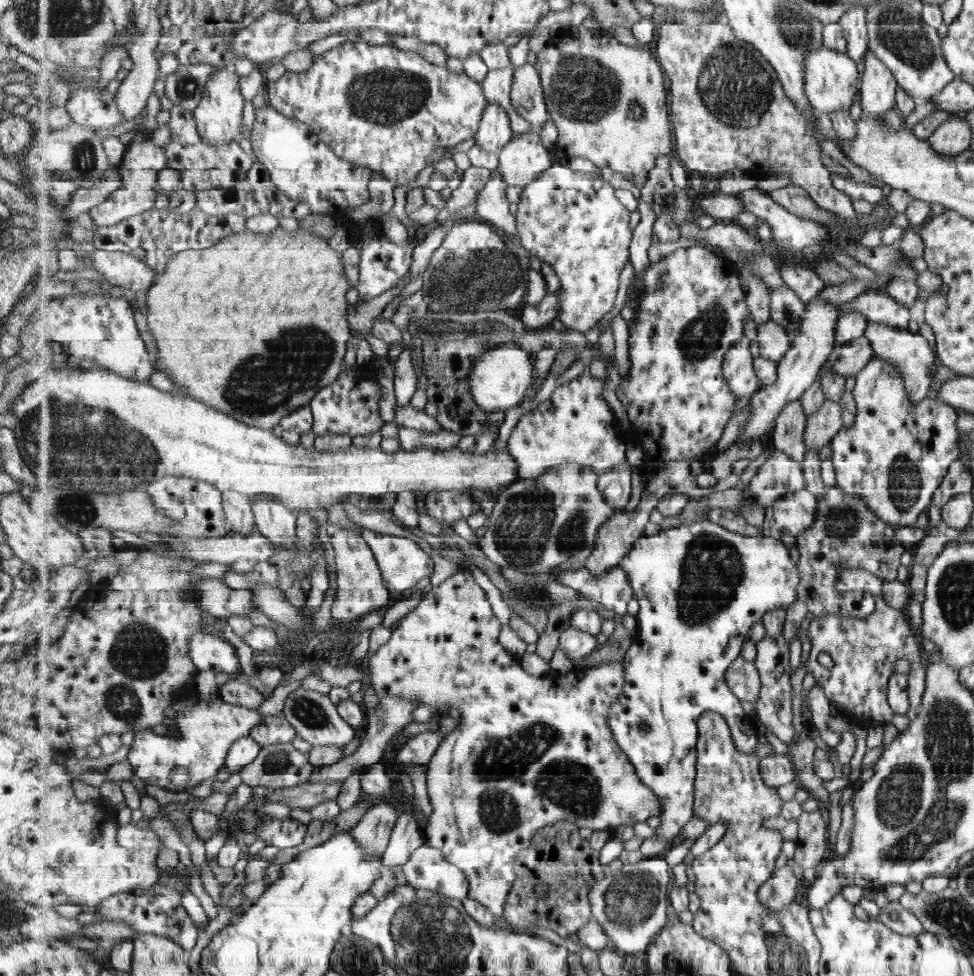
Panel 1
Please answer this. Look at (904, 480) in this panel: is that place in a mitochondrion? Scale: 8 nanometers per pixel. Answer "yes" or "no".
yes

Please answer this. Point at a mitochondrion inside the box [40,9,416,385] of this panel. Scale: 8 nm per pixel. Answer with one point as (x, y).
(83, 158)

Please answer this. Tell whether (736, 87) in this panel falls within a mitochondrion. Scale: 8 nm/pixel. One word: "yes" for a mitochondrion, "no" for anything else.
yes

